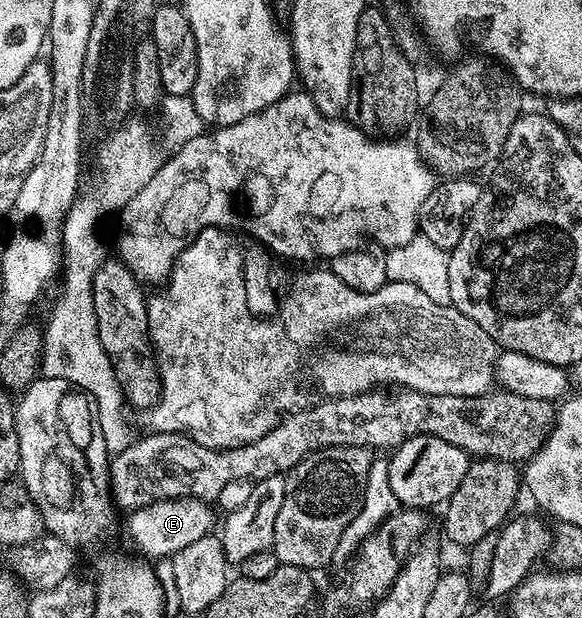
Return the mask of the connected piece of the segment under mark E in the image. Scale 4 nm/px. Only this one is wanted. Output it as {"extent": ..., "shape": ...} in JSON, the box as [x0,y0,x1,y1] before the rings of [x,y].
{"extent":[125,499,215,561],"shape":[[[161,499],[152,505],[144,505],[129,512],[125,516],[126,531],[130,534],[135,549],[139,551],[135,551],[139,556],[150,561],[168,559],[215,530],[213,510],[215,508],[202,499]]]}

